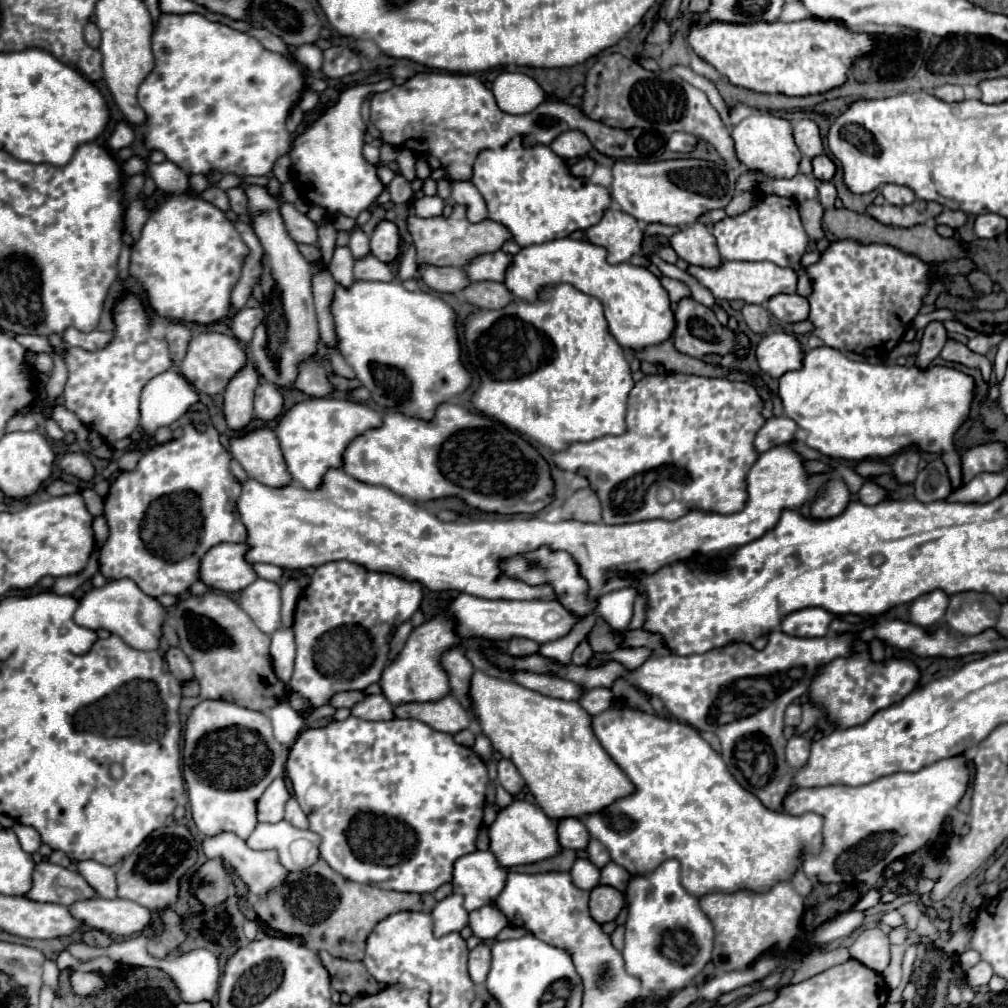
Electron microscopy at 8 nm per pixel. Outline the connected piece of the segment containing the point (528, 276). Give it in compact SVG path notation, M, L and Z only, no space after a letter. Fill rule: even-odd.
M560 238L522 248L522 252L514 256L514 264L508 268L504 284L516 298L534 302L538 300L538 290L564 282L602 302L610 332L624 350L642 350L646 346L662 344L674 332L674 312L658 276L654 276L648 268L634 266L630 262L616 266L608 264L606 250L588 240Z

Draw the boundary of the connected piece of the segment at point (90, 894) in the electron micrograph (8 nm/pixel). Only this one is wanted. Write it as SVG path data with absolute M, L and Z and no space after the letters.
M40 862L36 864L34 884L26 896L36 902L72 906L80 900L98 898L98 892L82 878L80 872L72 872L50 862Z

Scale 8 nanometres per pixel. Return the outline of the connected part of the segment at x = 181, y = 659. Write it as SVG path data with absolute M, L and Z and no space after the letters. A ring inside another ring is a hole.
M170 648L168 654L166 654L166 662L168 662L168 670L170 670L180 682L186 682L186 680L192 680L192 678L194 678L190 660L186 658L186 654L184 654L180 648Z

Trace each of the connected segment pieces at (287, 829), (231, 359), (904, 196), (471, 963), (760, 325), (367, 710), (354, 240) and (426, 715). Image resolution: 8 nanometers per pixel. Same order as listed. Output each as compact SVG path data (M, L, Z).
M286 820L276 824L258 824L246 844L254 850L276 850L280 862L290 872L310 868L318 858L318 834L300 830Z
M200 332L200 334L192 336L188 352L178 368L180 368L182 376L188 378L188 382L198 392L214 396L218 392L224 392L230 378L234 374L238 374L246 364L248 364L248 356L236 338L226 336L226 334L218 334L218 332Z
M886 184L882 188L882 196L886 198L888 204L894 204L894 206L906 206L916 200L914 192L906 186L900 186L900 184Z
M480 942L472 952L468 960L468 972L474 984L484 984L490 970L490 944Z
M746 304L742 308L742 316L748 324L748 328L756 334L766 334L770 328L770 314L764 306L756 306L756 304Z
M366 696L362 702L358 702L352 708L352 716L364 718L364 720L392 720L394 718L394 706L386 702L386 698L380 696Z
M360 228L352 230L350 232L350 244L348 244L352 256L358 260L358 258L364 258L366 254L370 254L370 238L368 234L364 234Z
M452 694L444 696L438 702L400 704L396 706L396 718L414 718L446 734L456 734L470 726L470 714Z

